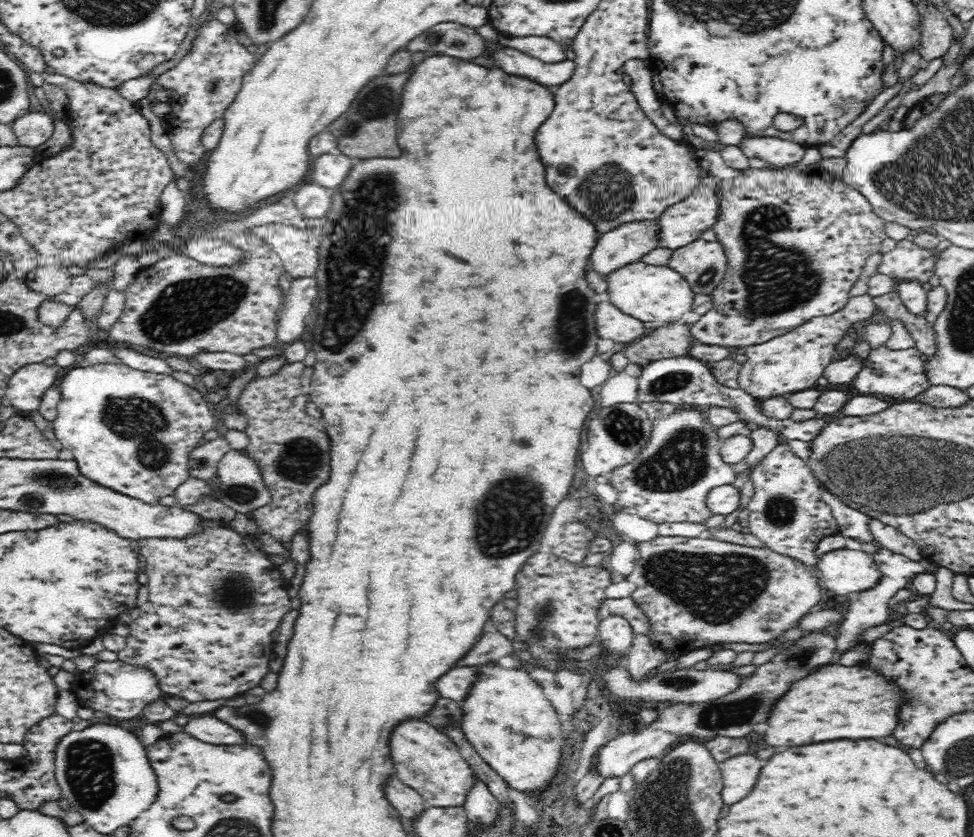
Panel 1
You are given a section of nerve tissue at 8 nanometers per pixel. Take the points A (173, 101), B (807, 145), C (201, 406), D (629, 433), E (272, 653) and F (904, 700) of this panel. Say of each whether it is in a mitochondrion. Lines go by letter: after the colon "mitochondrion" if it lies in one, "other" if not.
A: other
B: other
C: other
D: mitochondrion
E: other
F: other

